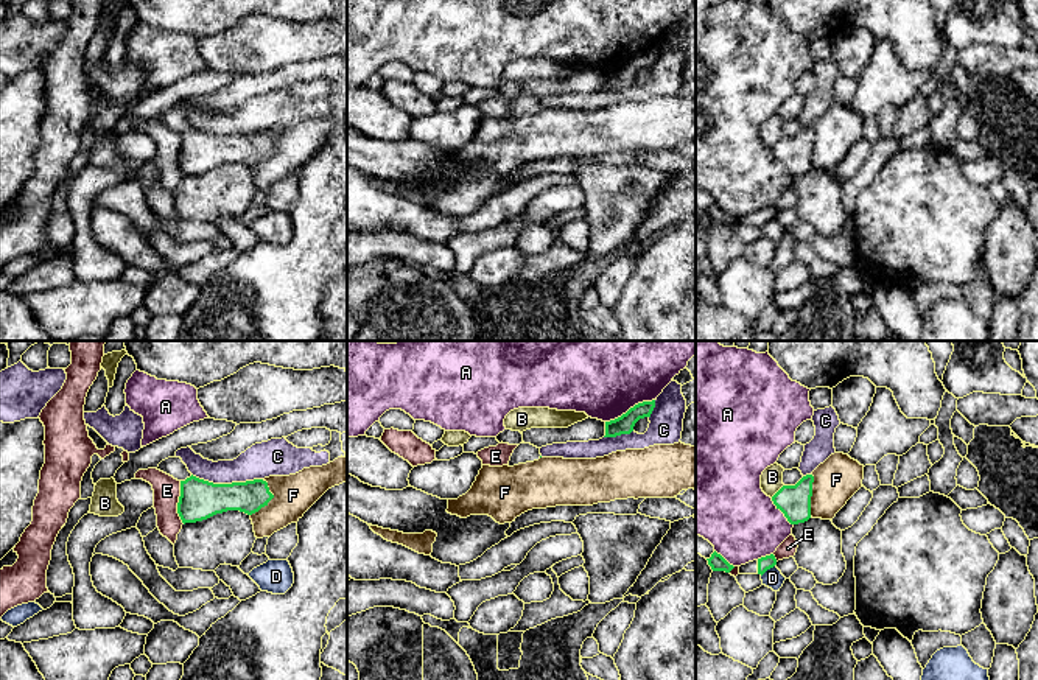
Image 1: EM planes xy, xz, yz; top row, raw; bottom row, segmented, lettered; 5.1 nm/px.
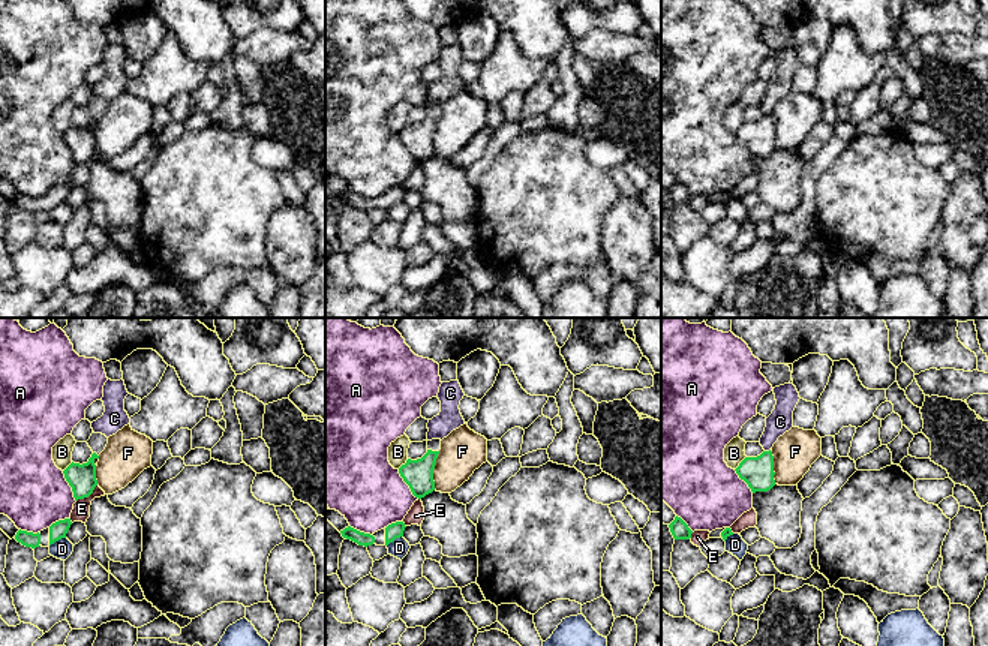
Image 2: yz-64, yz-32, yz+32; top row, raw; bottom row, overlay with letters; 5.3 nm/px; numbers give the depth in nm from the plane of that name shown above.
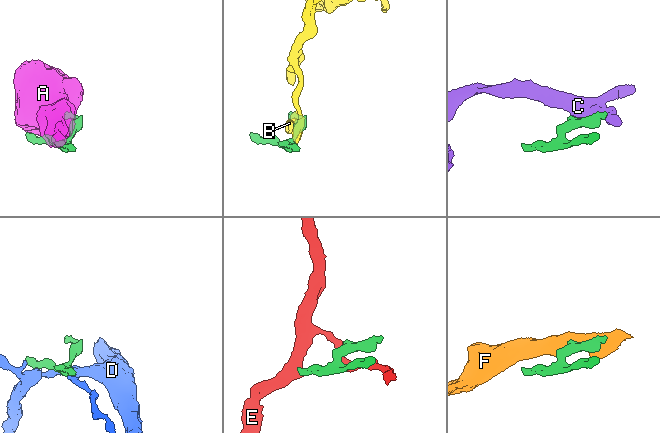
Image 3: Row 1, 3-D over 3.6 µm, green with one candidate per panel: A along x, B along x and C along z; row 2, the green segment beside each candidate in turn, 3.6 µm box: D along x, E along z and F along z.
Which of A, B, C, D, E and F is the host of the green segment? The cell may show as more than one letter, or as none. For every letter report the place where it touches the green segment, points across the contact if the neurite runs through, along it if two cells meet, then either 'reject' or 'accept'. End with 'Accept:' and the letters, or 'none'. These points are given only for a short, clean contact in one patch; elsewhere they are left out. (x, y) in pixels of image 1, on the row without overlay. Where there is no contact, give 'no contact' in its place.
A: contact xz (631, 59); reject
B: contact yz (778, 142); reject
C: contact xy (227, 136); reject
D: contact yz (767, 220); reject
E: contact xy (178, 154); reject
F: contact xy (270, 151); reject
Accept: none

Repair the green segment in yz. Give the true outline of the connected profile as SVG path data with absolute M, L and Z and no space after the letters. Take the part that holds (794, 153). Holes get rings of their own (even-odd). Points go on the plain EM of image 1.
M803 128L795 137L783 137L772 152L791 176L805 174L811 170L811 148L814 128Z

